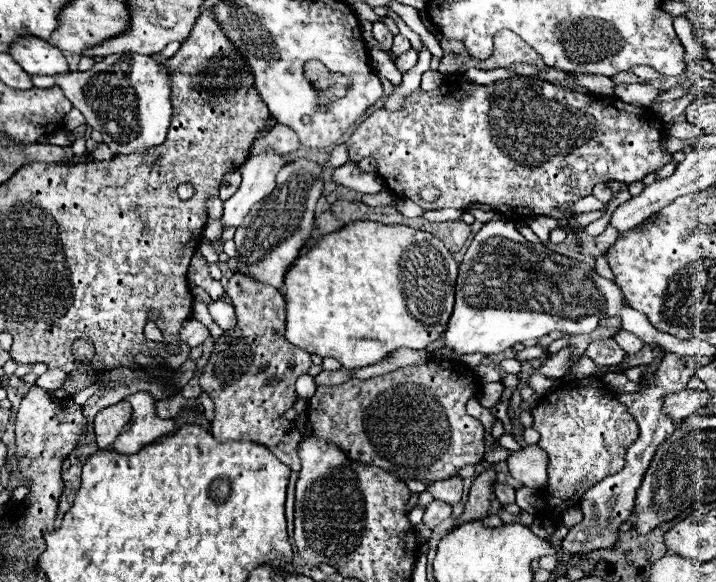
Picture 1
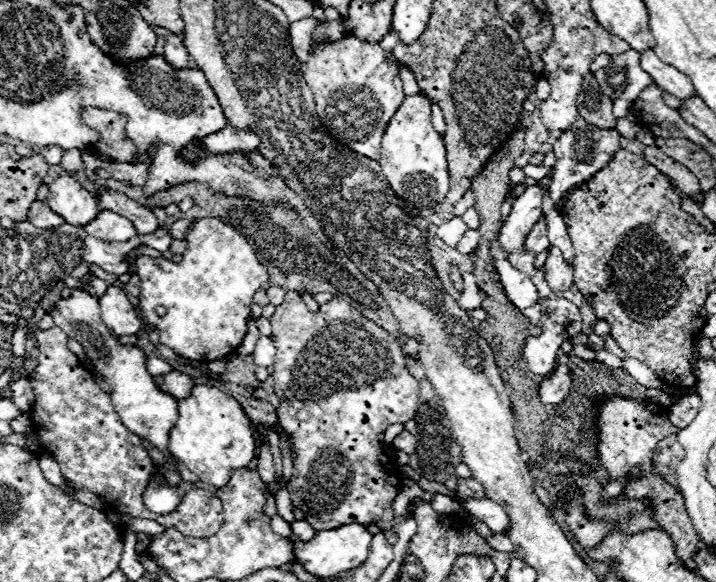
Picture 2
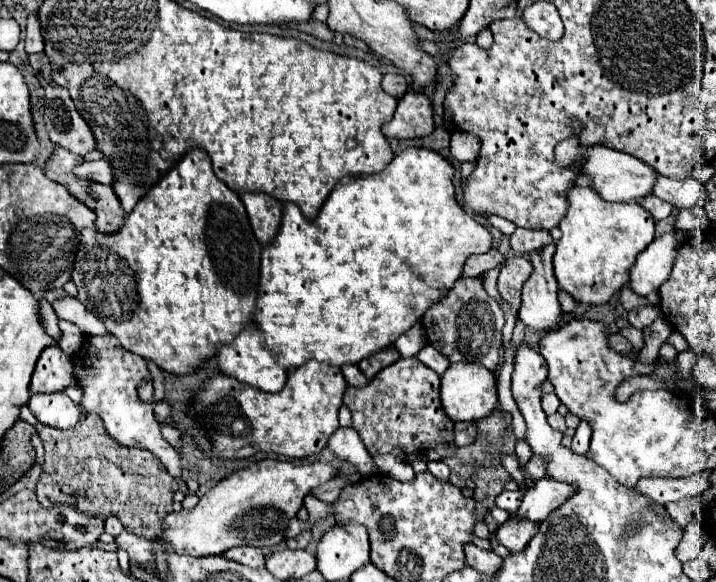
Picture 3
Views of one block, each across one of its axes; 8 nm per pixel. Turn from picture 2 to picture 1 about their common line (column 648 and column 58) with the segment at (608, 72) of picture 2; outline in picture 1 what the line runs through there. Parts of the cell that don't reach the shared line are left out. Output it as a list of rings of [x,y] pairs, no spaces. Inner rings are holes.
[[[112,54],[88,72],[68,72],[54,80],[74,108],[84,114],[86,124],[104,136],[104,144],[116,156],[146,152],[166,140],[172,106],[170,76],[164,62],[156,64],[152,56],[142,54]]]

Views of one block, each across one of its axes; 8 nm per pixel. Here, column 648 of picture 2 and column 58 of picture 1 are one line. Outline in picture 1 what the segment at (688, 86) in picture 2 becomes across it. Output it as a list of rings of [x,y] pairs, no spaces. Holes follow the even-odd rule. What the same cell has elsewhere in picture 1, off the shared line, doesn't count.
[[[20,38],[12,44],[10,56],[30,74],[30,76],[58,76],[68,74],[68,62],[64,54],[38,38]]]

